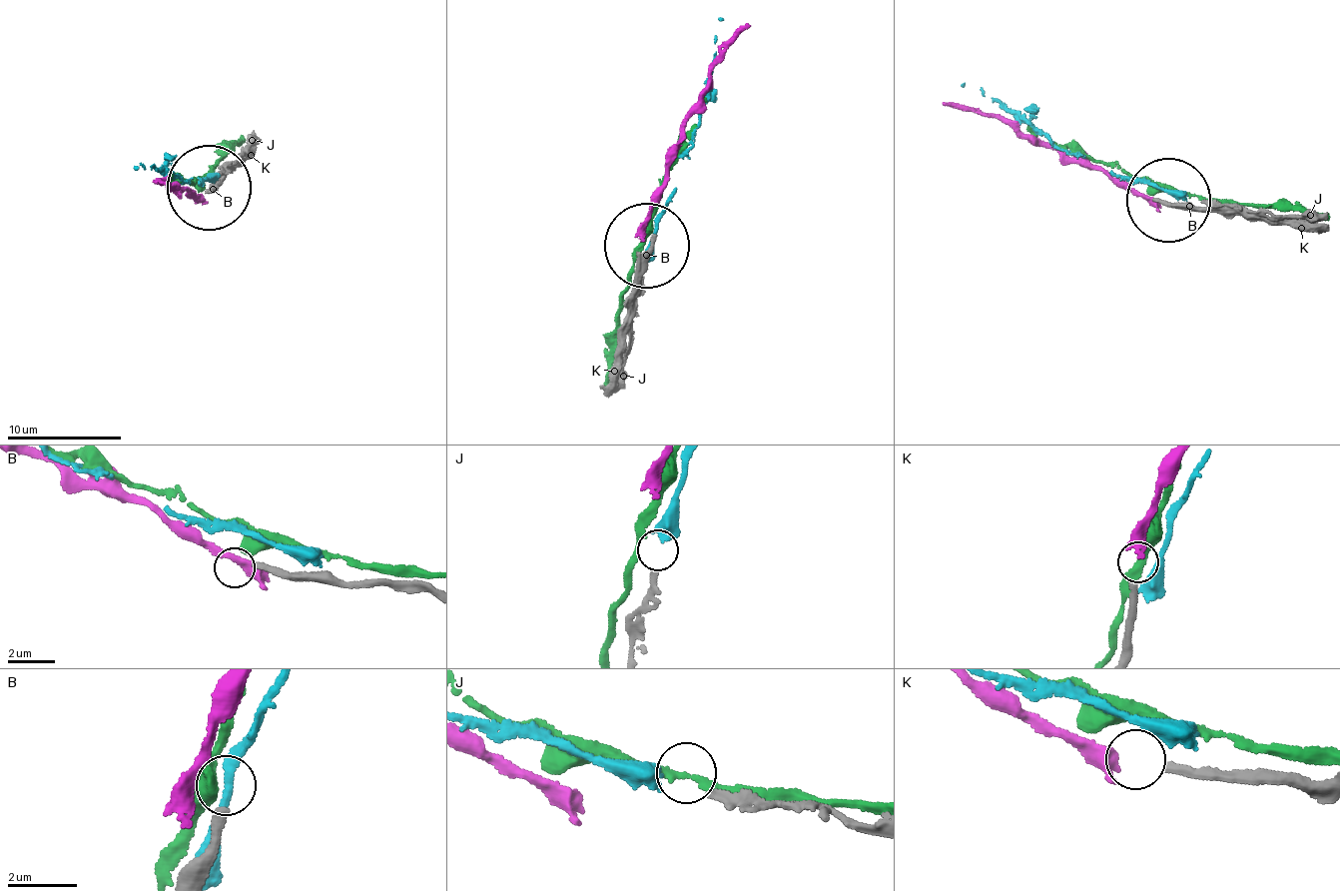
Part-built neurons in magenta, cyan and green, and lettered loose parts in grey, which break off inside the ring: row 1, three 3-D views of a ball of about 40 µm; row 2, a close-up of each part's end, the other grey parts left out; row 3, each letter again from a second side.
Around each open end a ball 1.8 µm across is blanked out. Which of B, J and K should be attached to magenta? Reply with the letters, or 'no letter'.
K

